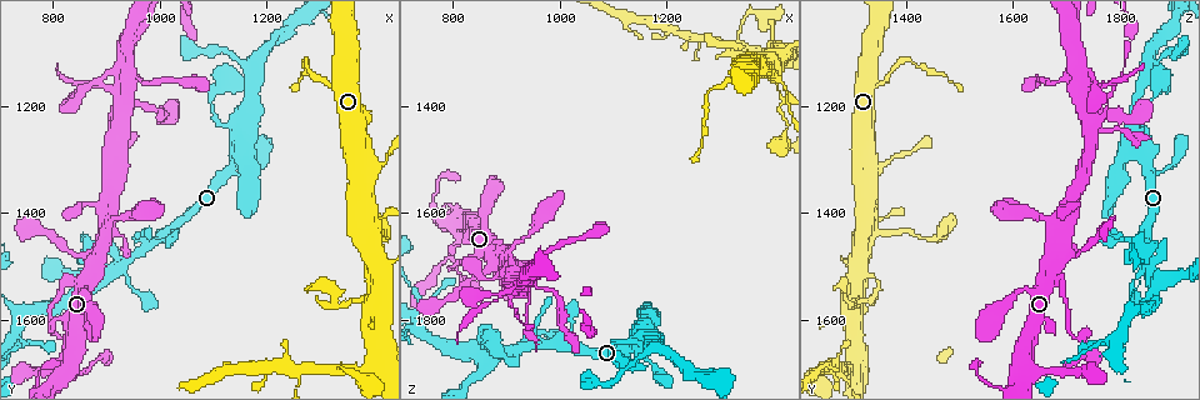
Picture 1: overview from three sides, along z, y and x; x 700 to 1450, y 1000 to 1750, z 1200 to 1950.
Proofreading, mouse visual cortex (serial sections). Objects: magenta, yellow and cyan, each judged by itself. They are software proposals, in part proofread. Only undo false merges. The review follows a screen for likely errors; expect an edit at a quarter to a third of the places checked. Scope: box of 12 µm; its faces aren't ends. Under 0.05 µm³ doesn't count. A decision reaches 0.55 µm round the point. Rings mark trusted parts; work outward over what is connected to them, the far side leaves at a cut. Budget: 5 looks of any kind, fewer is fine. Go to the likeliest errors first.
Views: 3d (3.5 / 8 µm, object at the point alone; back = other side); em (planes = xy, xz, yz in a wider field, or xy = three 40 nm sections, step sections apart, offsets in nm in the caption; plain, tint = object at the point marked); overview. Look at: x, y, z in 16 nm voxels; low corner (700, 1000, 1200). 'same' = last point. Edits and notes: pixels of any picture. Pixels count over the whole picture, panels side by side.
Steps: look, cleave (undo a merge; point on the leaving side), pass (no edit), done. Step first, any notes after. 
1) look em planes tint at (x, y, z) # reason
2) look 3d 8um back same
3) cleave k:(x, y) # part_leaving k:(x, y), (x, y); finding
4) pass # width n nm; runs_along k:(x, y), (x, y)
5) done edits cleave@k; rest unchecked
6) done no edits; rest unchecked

look 3d 3.5um back at (1400, 1310, 1345) # abrupt turn

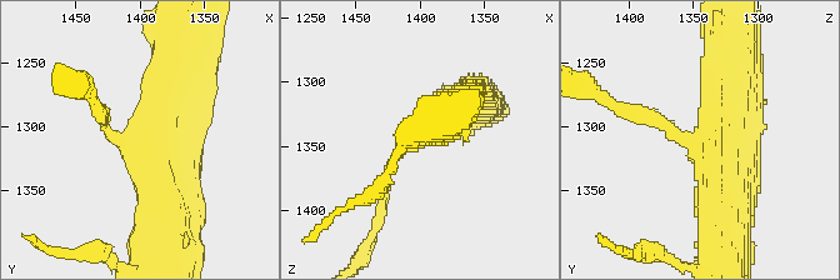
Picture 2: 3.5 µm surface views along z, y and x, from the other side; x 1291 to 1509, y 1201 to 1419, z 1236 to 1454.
look em xy step 5 tint at (1406, 1316, 1344) # arm_widths 150, 450 nm

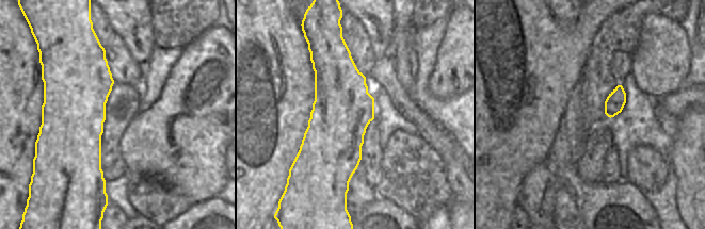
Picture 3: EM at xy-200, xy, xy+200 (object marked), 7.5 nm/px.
pass # width 460 nm; runs_along 2:(454, 106), (388, 166), (380, 205); continuous, no second cell

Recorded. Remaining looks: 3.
look 3d 8um at (815, 1700, 1640) # four-way junction

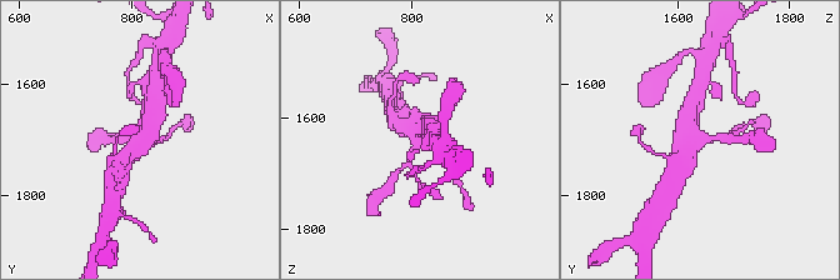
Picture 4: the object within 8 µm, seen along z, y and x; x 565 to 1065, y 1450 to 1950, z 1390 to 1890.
look em xy step 1 tint at (815, 1700, 1640)

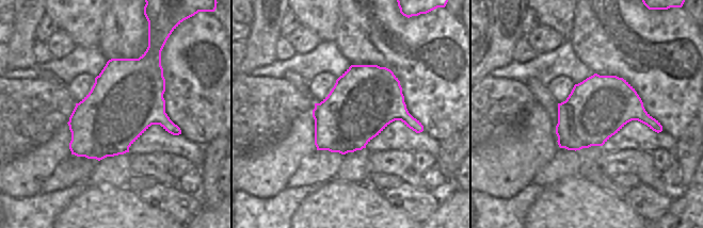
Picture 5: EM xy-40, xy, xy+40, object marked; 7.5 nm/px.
pass # width 500 nm; runs_along 4:(153, 106), (150, 130), (116, 161); continuous, no second cell

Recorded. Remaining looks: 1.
done no edits; rest unchecked

